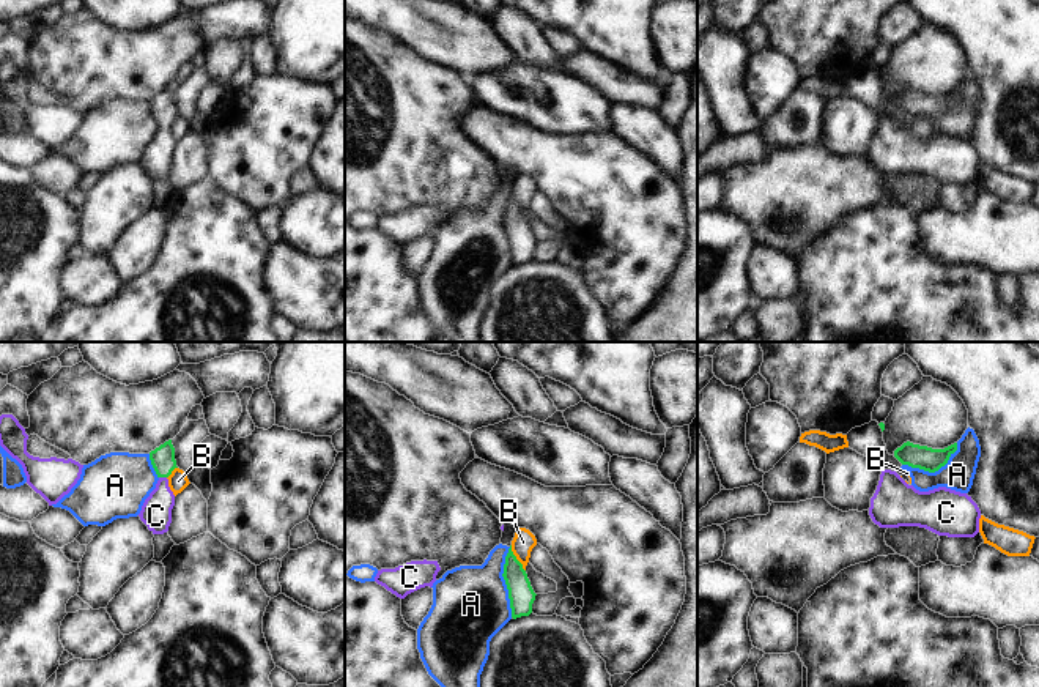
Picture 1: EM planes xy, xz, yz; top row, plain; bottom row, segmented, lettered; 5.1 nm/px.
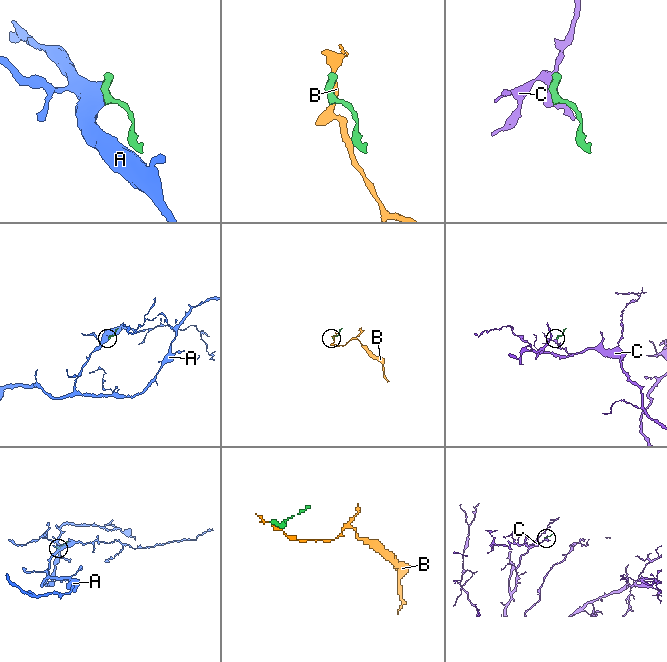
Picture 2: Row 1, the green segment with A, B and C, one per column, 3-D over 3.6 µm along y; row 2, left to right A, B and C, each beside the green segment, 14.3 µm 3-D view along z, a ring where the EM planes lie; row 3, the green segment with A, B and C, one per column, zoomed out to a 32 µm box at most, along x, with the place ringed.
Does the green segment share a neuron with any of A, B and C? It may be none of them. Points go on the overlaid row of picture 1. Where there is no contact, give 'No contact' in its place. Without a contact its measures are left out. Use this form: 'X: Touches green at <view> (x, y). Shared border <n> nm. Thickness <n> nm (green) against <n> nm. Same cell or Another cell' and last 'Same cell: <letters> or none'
A: Touches green at xz (506, 582). Shared border 360 nm. Thickness 130 nm (green) against 380 nm. Another cell
B: Touches green at xz (515, 558). Shared border 150 nm. Thickness 130 nm (green) against 120 nm. Another cell
C: Touches green at xy (162, 476). Shared border 40 nm. Thickness 130 nm (green) against 160 nm. Same cell
Same cell: C

